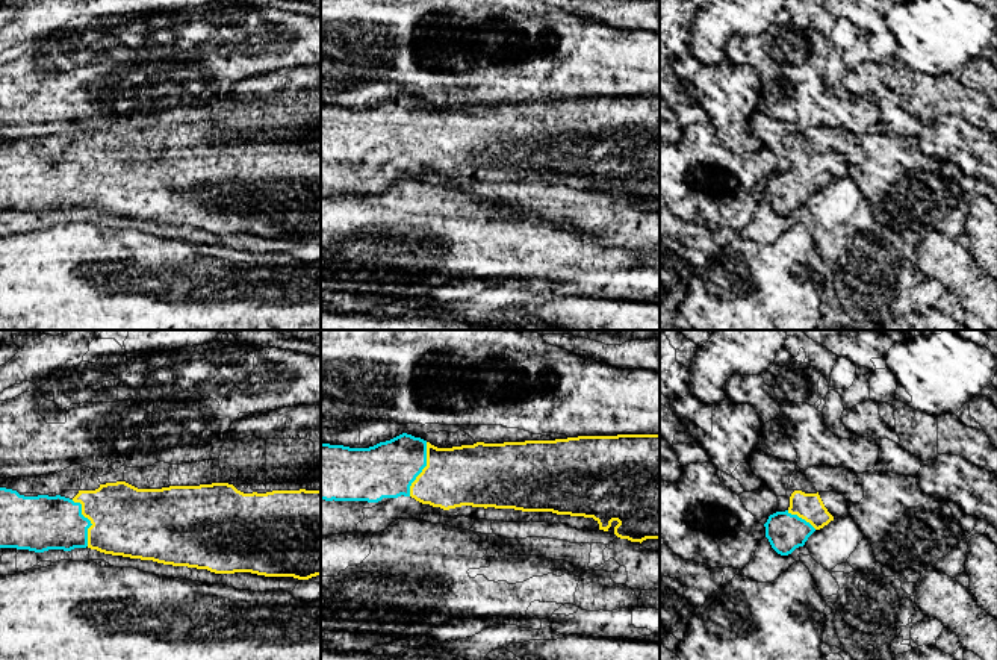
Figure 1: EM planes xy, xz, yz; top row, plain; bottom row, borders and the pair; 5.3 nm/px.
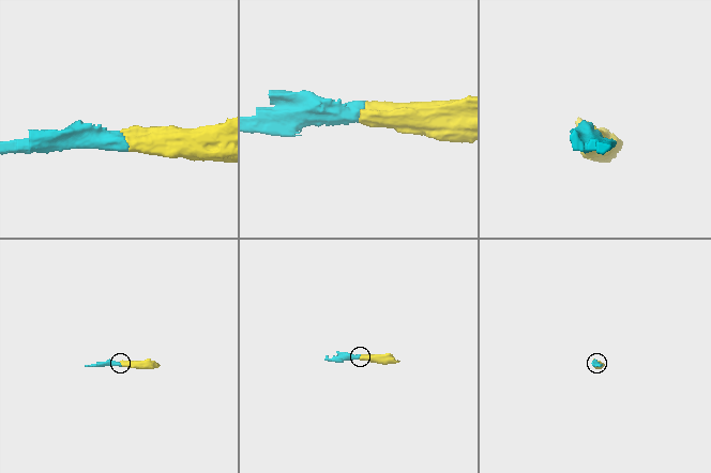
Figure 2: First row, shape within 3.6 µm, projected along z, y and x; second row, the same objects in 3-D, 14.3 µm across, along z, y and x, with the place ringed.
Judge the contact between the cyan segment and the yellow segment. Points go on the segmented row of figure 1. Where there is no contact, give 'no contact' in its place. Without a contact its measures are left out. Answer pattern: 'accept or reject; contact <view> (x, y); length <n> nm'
accept; contact xz (422, 468); length 300 nm

